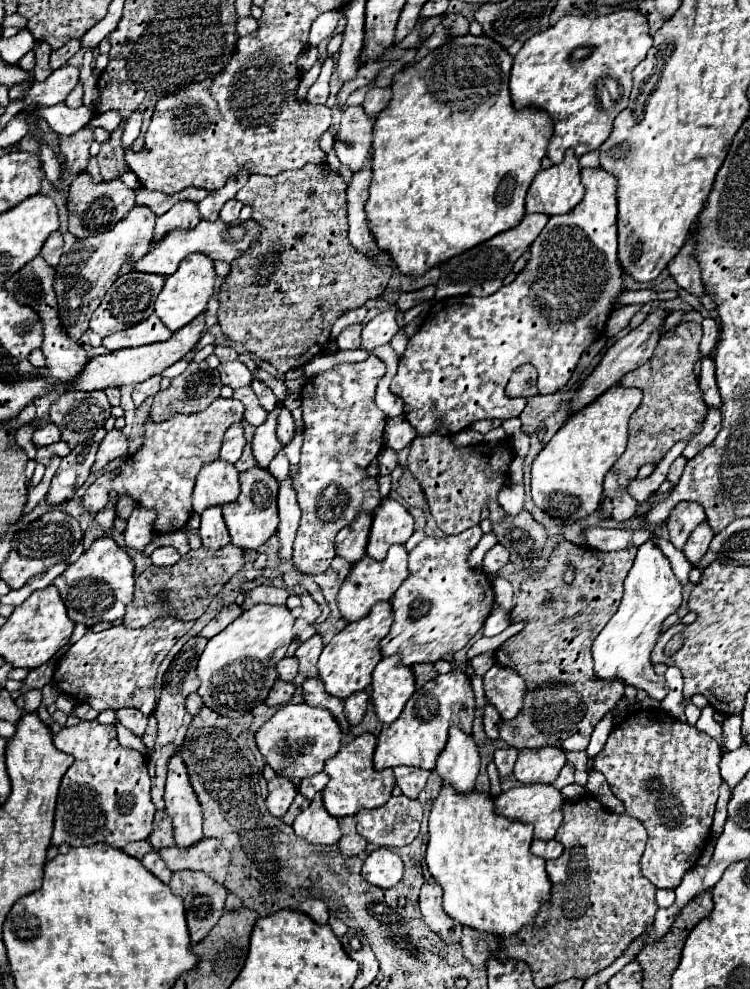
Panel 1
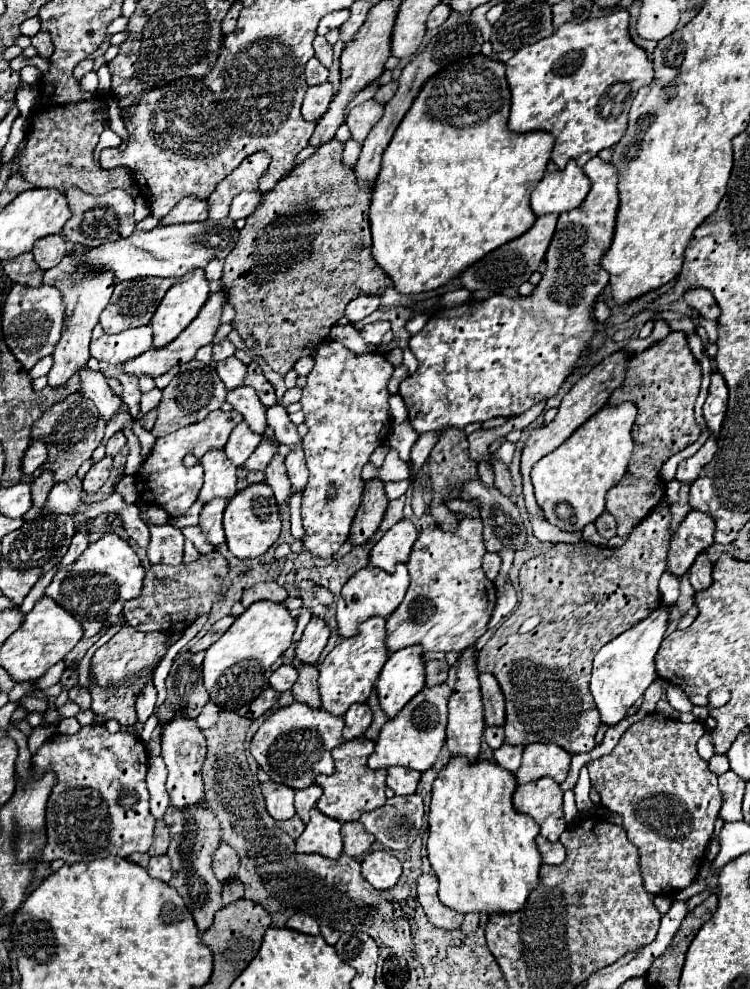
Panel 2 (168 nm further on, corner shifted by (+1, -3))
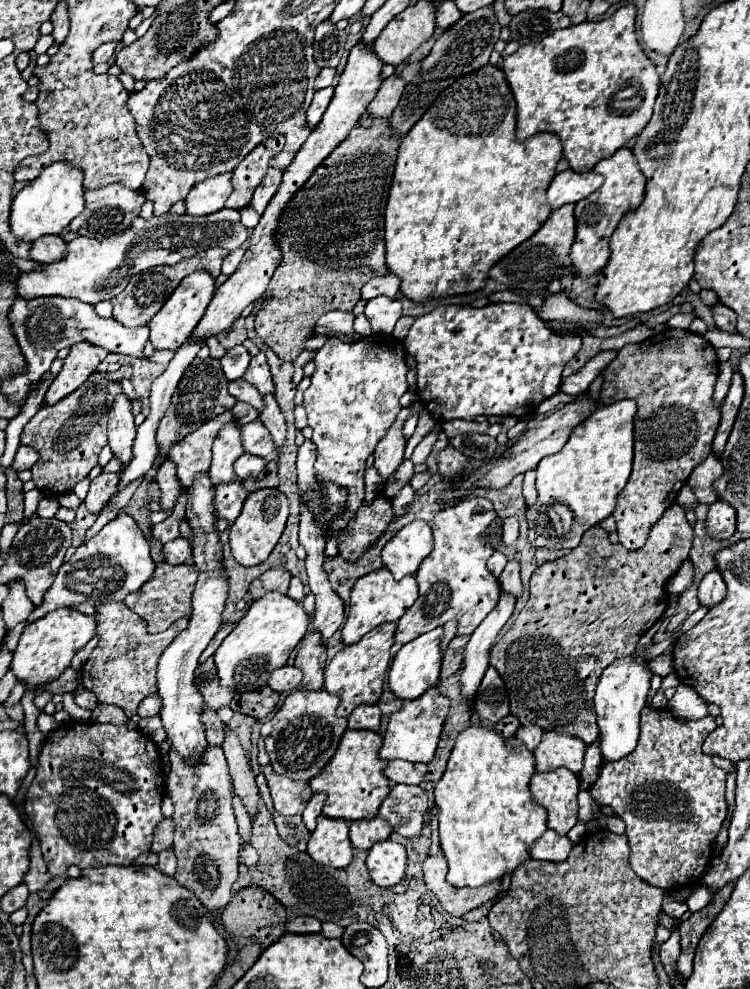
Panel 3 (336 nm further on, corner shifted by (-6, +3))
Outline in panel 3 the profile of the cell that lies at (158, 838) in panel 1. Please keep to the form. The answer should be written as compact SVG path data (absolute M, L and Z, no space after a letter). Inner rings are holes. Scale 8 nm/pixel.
M164 817L158 827L154 829L154 841L150 851L160 853L162 849L170 849L172 847L172 837L174 837L174 823L170 817Z

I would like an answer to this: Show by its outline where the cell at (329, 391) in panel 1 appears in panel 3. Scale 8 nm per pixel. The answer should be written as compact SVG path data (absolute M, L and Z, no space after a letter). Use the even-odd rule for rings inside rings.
M370 335L366 339L370 341L344 343L338 337L330 337L314 357L316 371L312 375L312 385L304 391L304 409L308 413L308 425L314 429L312 441L318 451L314 463L318 483L336 483L348 491L348 503L342 513L330 519L328 533L346 529L364 503L366 459L394 423L400 413L398 401L408 389L408 367L402 341L390 335Z

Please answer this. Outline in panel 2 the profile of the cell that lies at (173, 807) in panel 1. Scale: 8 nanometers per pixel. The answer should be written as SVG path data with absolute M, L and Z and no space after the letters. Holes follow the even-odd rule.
M181 707L175 713L175 717L171 721L167 721L161 729L161 747L163 747L163 761L169 769L169 777L167 777L167 791L169 797L173 801L175 807L185 809L197 803L203 803L203 779L201 779L201 767L207 755L207 741L201 733L201 729L197 727L197 723L193 719L189 719Z

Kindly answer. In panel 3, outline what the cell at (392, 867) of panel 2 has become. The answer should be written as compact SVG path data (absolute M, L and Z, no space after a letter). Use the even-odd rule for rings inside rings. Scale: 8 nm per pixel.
M396 841L376 843L366 857L370 879L380 887L392 887L400 883L406 871L406 849Z

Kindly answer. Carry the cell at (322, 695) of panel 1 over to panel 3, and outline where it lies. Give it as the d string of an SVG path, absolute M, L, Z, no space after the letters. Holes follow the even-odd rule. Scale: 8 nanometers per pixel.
M308 631L300 643L294 666L303 672L302 687L305 689L322 689L324 687L324 663L326 647L320 643L318 631Z

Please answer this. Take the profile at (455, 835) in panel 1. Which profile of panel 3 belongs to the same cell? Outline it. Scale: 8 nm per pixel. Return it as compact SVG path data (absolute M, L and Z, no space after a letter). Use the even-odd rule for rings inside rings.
M470 725L456 739L448 767L442 779L434 787L436 805L440 809L440 847L448 859L448 877L446 881L454 887L472 887L478 889L512 873L530 859L530 847L544 835L546 827L546 809L540 807L528 789L530 777L534 775L534 755L514 737L502 739L494 729L484 729Z

